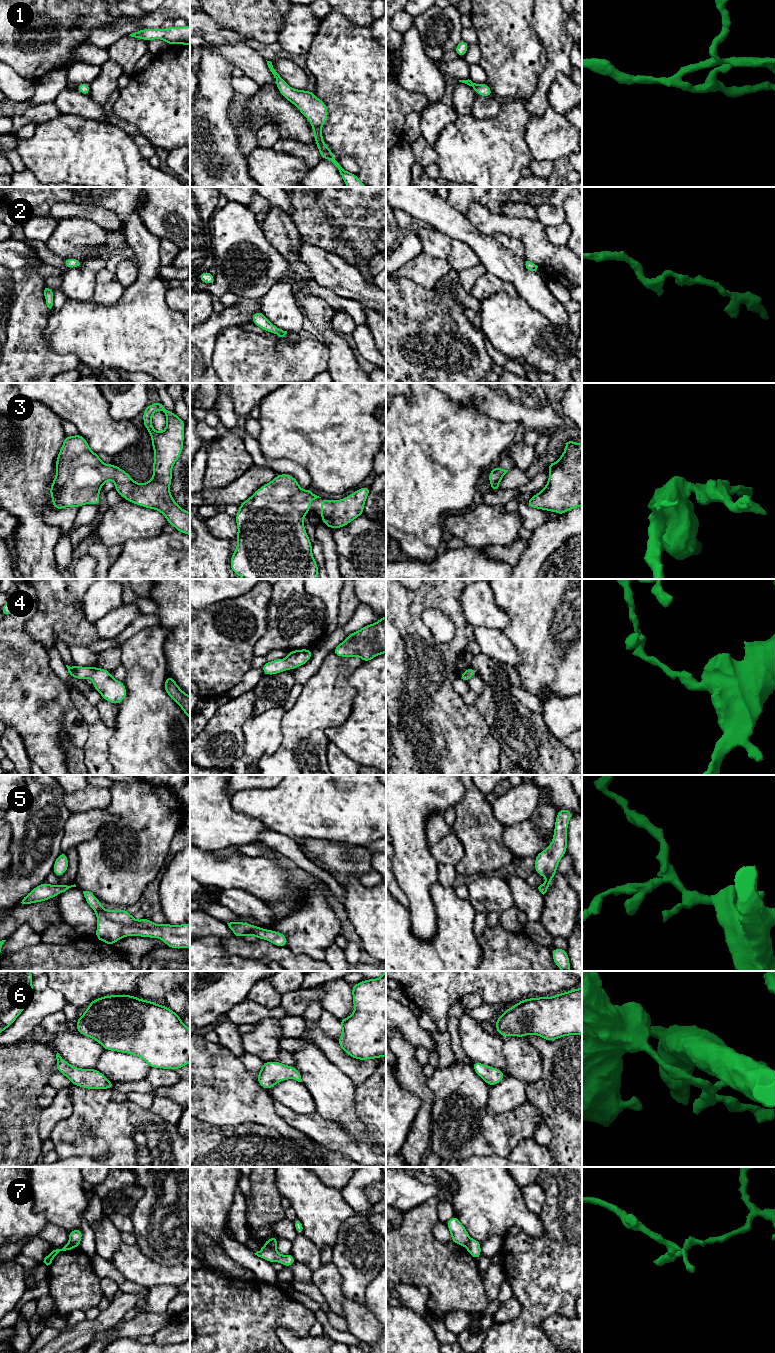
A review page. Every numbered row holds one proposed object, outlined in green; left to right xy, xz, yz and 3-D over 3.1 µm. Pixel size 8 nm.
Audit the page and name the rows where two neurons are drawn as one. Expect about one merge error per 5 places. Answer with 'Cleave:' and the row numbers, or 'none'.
Cleave: 7

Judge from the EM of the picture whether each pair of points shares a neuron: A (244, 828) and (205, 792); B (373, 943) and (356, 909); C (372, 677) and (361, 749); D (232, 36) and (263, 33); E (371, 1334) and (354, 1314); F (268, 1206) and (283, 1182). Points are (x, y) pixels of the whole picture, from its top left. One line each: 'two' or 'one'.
A: one
B: one
C: one
D: two
E: one
F: two

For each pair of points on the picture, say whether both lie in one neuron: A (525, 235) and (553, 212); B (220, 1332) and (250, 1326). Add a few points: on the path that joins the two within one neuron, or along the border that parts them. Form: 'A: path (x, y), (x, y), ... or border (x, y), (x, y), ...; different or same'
A: border (537, 219), (545, 226); different
B: path (227, 1332), (234, 1332), (240, 1326), (243, 1326); same

